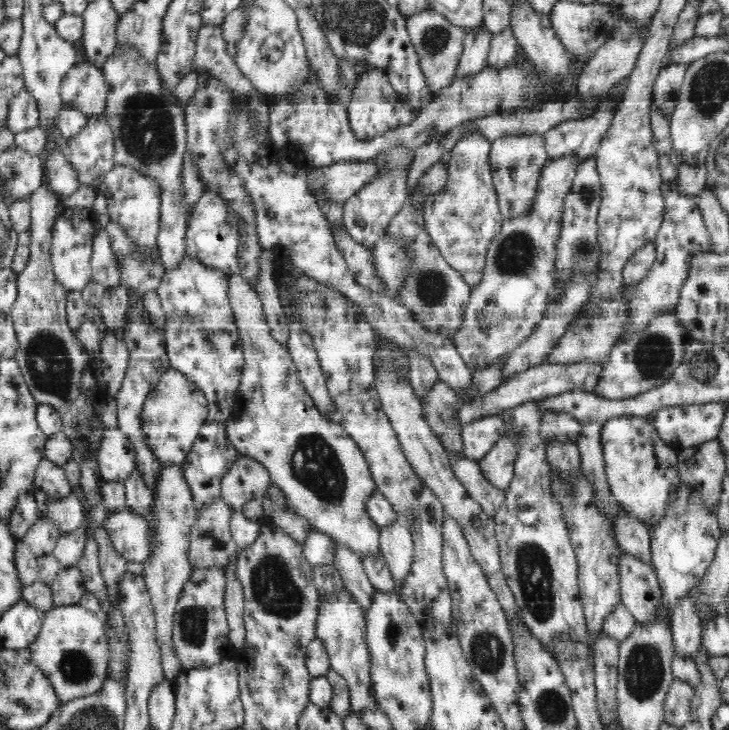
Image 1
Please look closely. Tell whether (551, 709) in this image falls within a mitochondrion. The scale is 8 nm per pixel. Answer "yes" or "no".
yes

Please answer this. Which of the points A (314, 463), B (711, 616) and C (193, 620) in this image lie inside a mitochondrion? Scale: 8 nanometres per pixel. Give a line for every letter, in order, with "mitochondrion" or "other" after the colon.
A: mitochondrion
B: other
C: mitochondrion

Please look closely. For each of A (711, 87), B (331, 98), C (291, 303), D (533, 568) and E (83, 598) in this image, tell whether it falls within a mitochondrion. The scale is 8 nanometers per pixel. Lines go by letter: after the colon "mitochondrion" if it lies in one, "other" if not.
A: mitochondrion
B: other
C: other
D: mitochondrion
E: other

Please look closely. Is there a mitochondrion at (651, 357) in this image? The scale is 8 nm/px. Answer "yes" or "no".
yes

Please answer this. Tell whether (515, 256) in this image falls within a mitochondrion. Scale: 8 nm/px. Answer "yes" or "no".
yes

